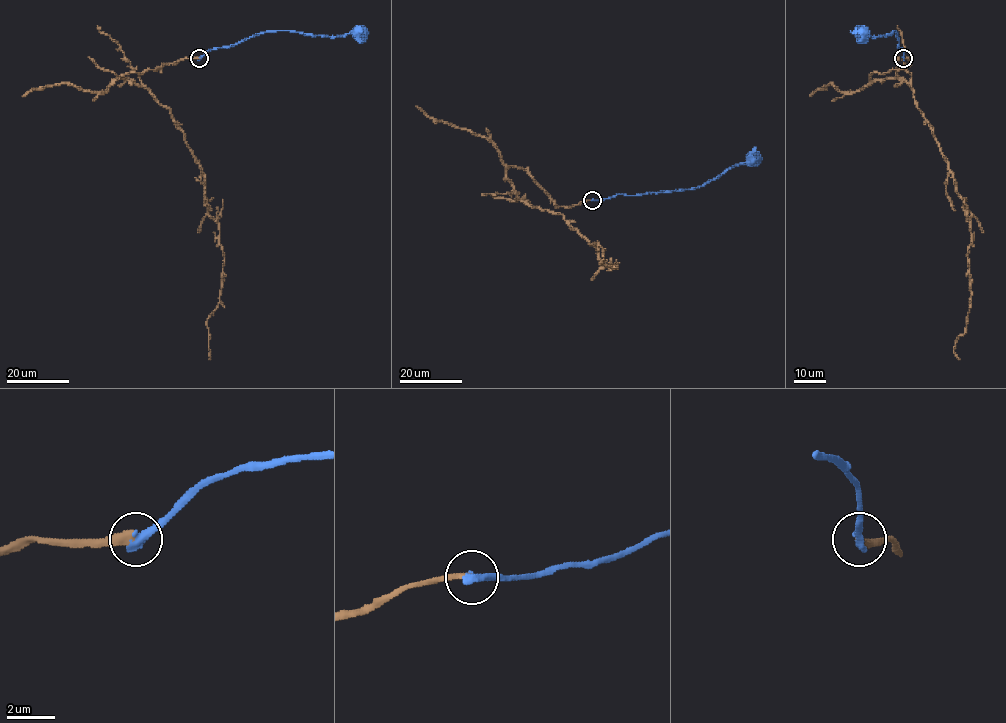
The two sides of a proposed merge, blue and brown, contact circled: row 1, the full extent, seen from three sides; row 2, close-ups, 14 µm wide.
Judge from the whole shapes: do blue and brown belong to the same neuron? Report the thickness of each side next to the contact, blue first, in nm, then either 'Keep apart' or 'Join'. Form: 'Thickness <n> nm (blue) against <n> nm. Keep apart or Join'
Thickness 360 nm (blue) against 320 nm. Keep apart

